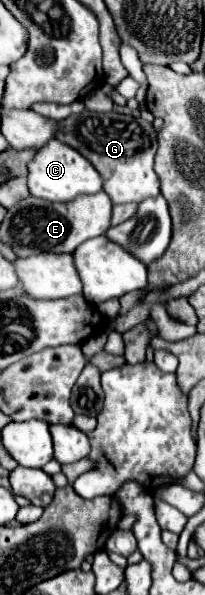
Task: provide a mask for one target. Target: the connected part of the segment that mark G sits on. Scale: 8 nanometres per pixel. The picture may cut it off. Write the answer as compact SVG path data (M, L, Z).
M82 111L80 115L70 115L58 123L56 139L80 151L104 177L104 191L110 195L112 203L132 203L156 197L160 193L160 181L152 169L154 155L158 149L156 129L150 123L138 121L132 115L120 113L94 113Z

